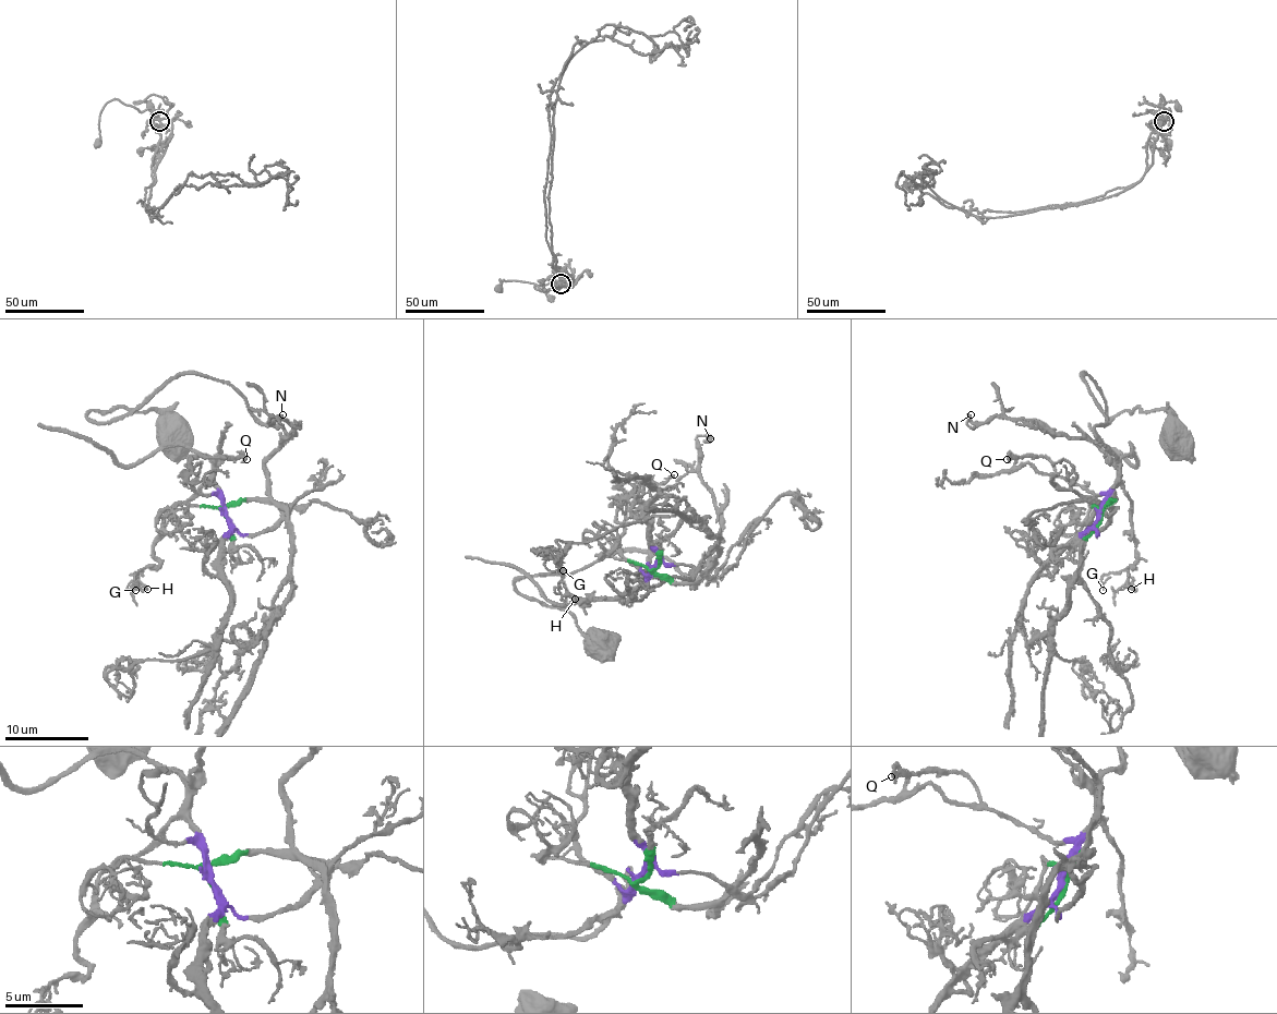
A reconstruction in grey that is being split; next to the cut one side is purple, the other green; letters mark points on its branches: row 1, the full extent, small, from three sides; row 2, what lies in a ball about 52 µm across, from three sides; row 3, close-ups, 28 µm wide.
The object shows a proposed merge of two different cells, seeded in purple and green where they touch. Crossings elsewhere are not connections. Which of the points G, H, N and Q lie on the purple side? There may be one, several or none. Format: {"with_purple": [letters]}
{"with_purple": ["G", "H", "Q"]}

